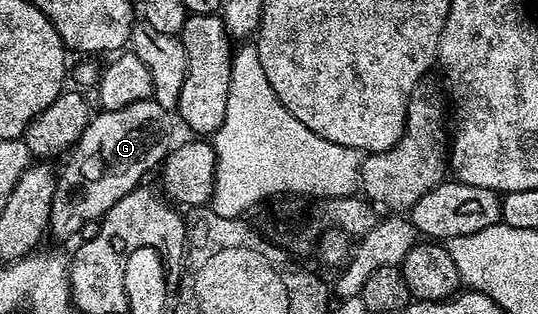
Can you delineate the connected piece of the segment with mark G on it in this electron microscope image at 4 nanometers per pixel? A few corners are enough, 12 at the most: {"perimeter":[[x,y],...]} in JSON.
{"perimeter":[[153,98],[96,113],[56,177],[48,231],[106,217],[170,153]]}

